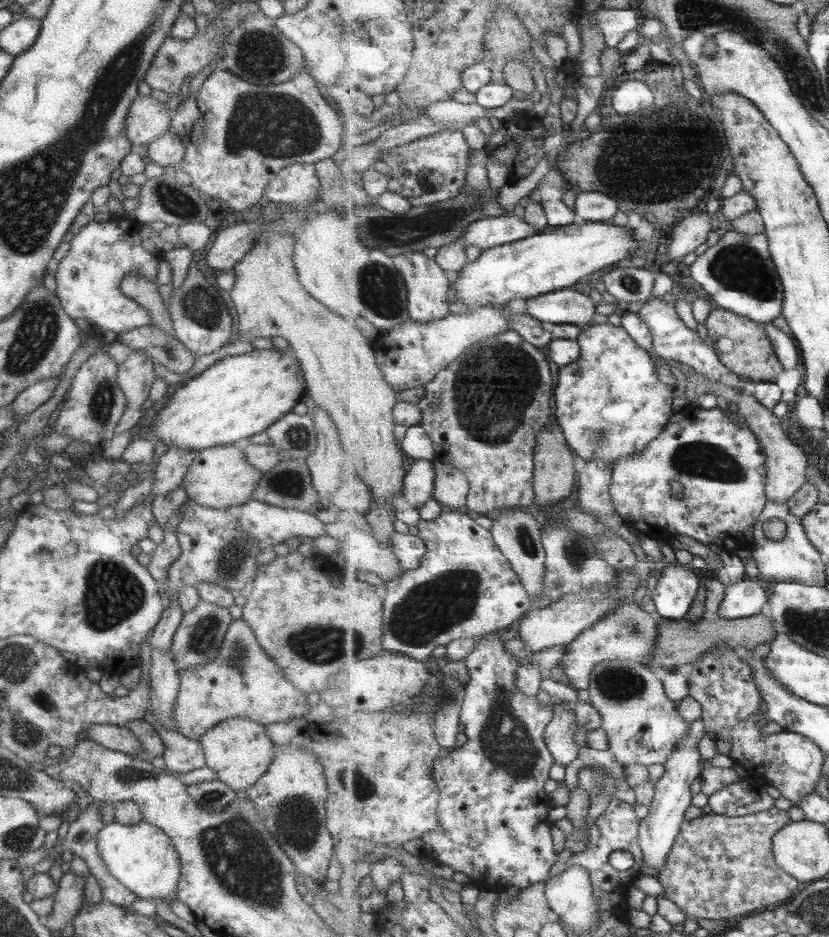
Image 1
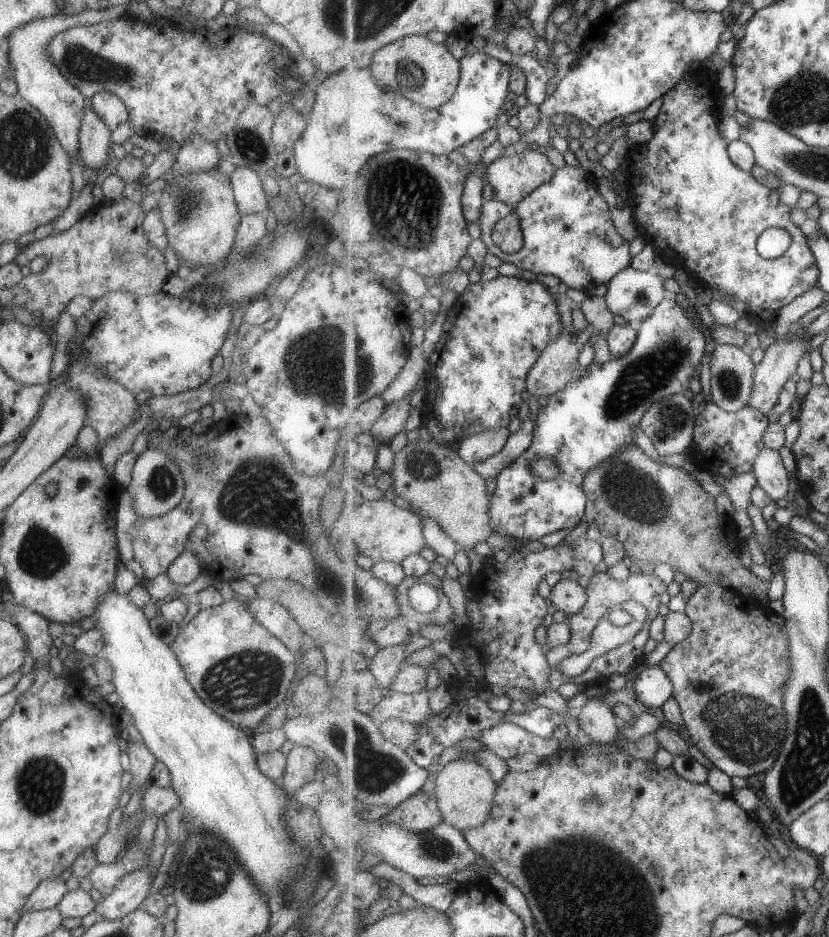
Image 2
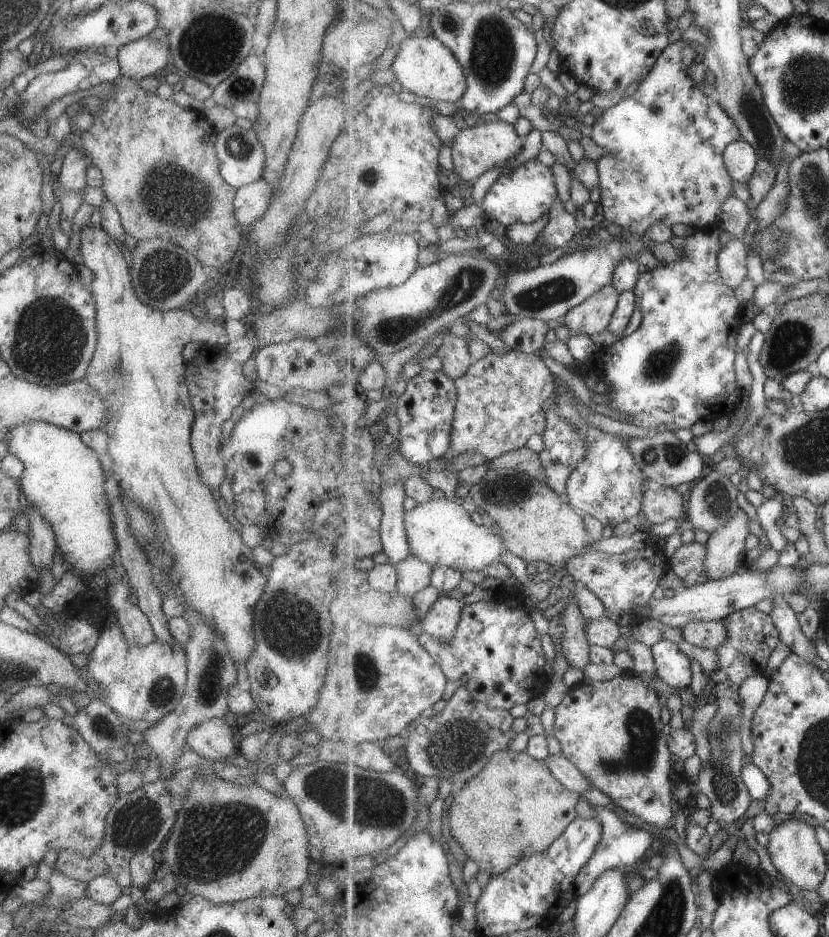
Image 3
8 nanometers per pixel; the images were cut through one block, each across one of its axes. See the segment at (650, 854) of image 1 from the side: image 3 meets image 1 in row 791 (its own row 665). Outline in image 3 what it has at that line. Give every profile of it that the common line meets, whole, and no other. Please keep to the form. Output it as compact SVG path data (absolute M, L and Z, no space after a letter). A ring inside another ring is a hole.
M661 640L652 646L657 675L675 690L688 688L693 682L692 659L681 652L678 643Z

